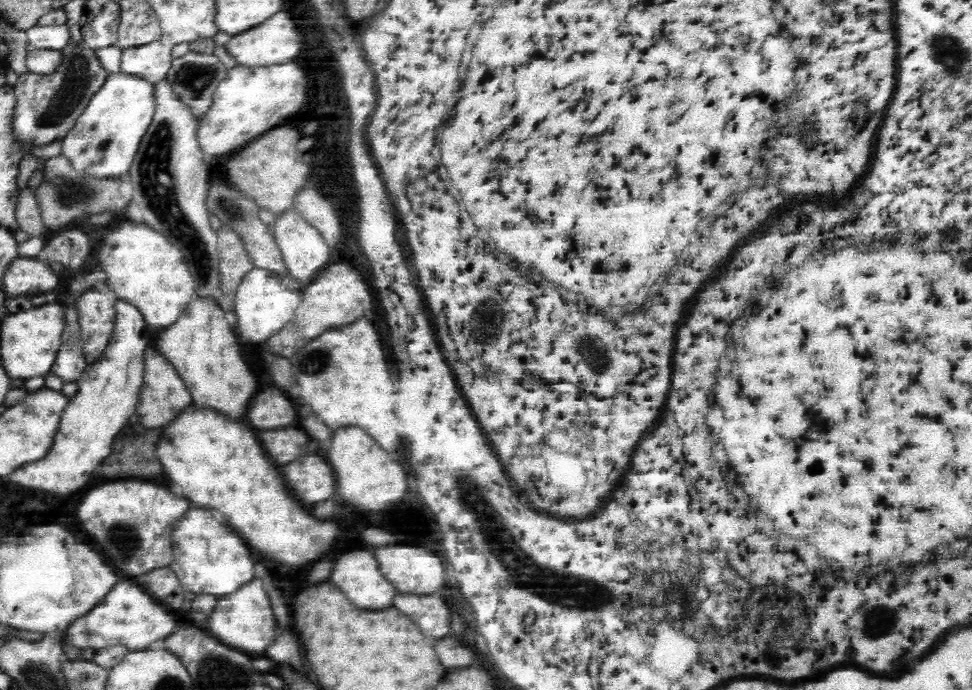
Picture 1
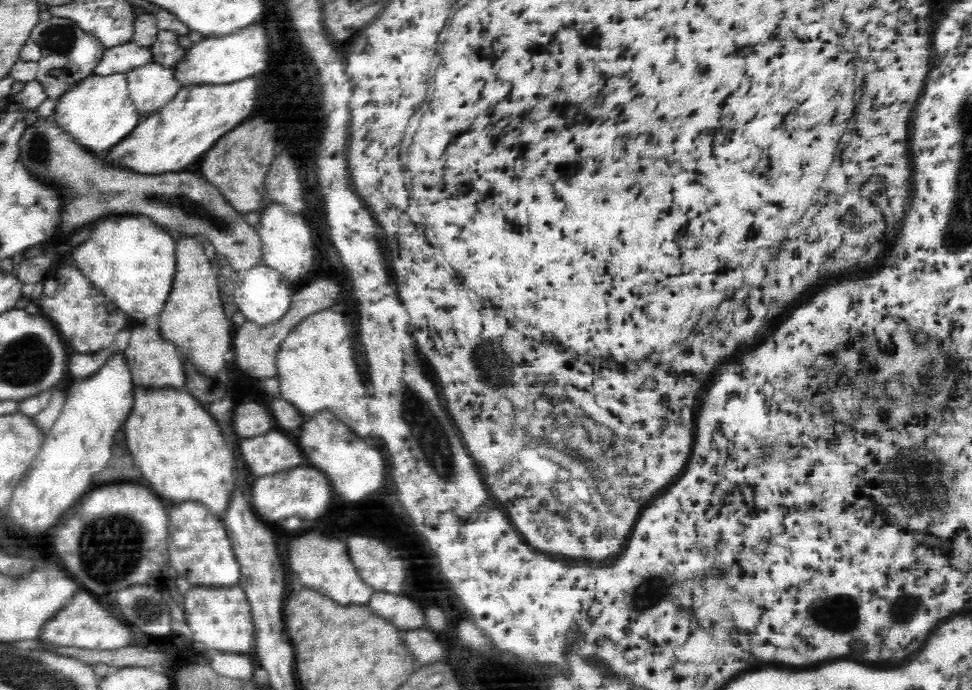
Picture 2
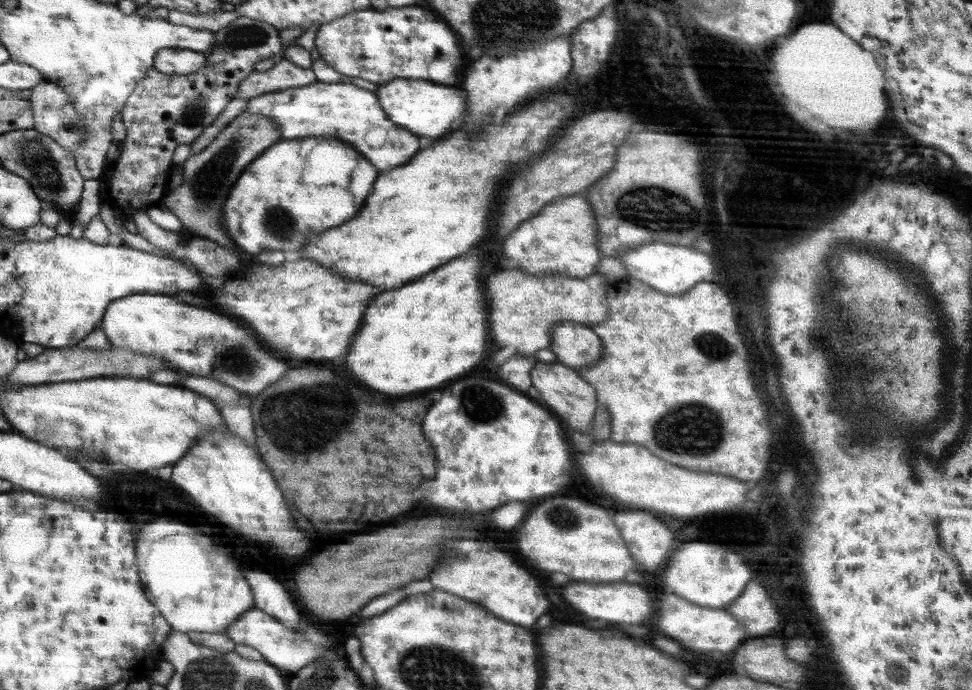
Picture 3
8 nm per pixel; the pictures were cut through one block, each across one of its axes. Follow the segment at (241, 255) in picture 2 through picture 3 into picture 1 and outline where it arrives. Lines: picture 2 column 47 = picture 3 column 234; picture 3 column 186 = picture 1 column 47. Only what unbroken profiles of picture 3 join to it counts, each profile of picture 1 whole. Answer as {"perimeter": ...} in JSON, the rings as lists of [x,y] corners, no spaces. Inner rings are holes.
{"perimeter":[[[62,153],[44,160],[42,166],[43,179],[35,189],[35,197],[41,212],[41,219],[46,230],[58,230],[72,222],[76,217],[88,216],[88,214],[100,214],[101,212],[118,212],[122,214],[129,201],[120,193],[123,180],[96,179],[96,177],[84,177],[77,174],[75,168],[69,163]]]}

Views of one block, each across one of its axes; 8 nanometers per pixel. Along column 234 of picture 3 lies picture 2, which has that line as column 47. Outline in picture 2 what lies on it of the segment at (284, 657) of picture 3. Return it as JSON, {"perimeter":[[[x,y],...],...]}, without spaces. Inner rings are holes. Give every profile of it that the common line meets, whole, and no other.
{"perimeter":[[[76,592],[76,600],[64,604],[52,620],[48,620],[40,630],[38,639],[44,644],[74,647],[86,650],[116,650],[130,646],[130,626],[122,624],[106,606],[98,604],[90,594]]]}

